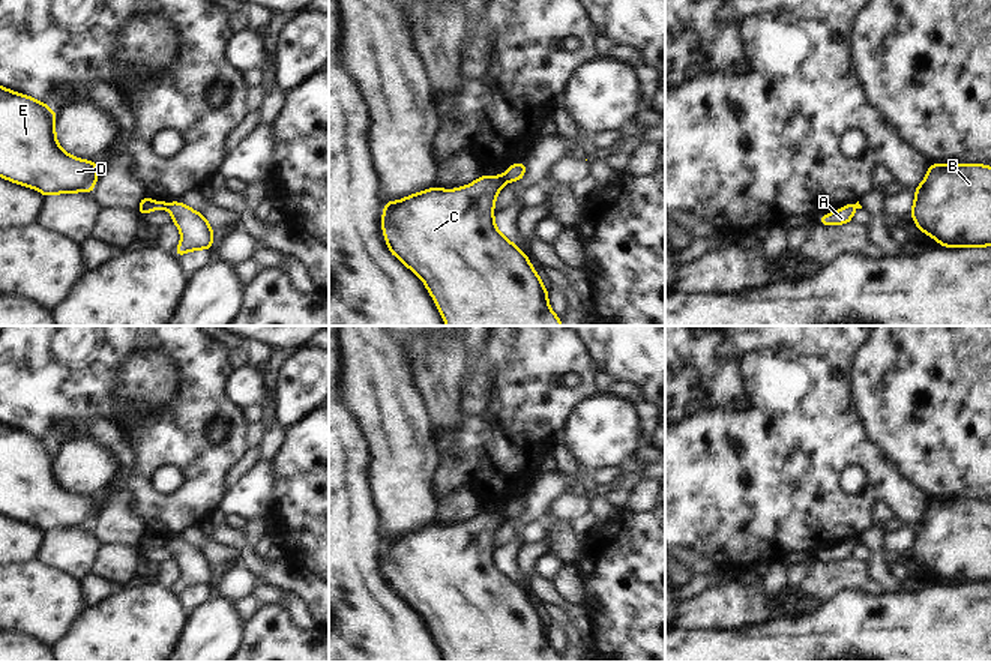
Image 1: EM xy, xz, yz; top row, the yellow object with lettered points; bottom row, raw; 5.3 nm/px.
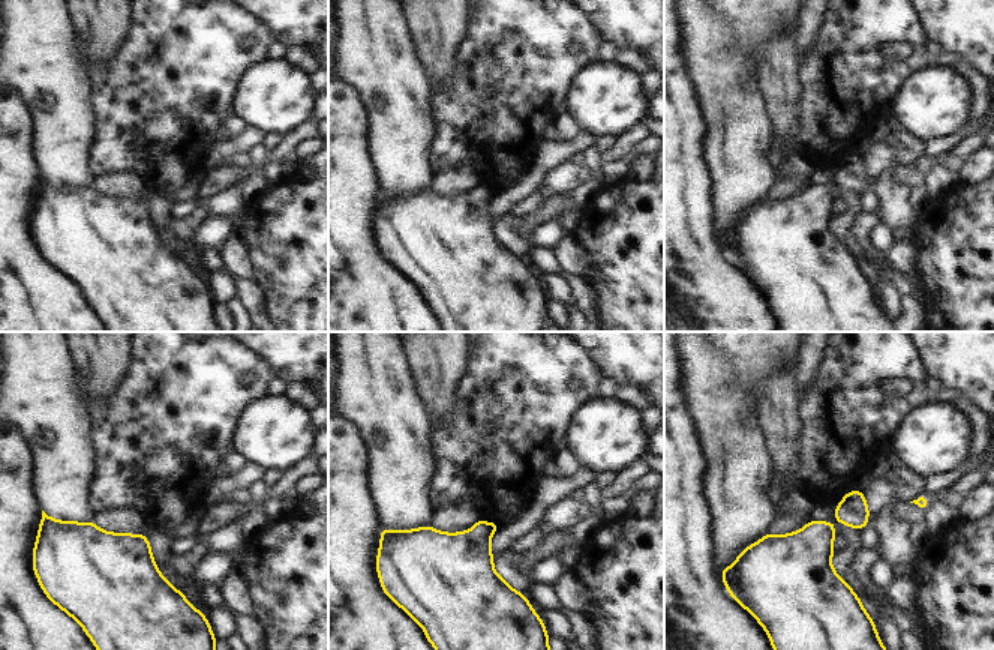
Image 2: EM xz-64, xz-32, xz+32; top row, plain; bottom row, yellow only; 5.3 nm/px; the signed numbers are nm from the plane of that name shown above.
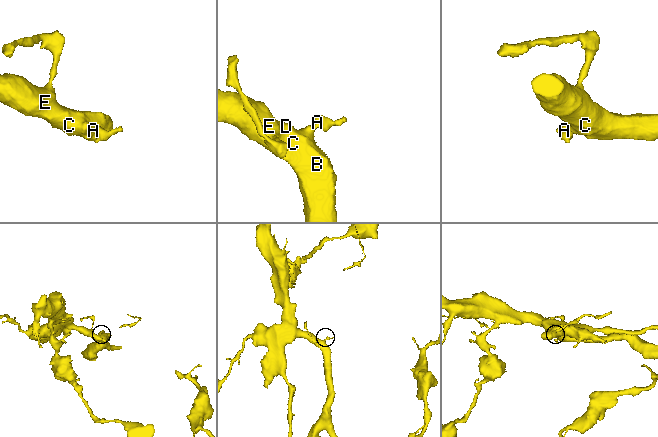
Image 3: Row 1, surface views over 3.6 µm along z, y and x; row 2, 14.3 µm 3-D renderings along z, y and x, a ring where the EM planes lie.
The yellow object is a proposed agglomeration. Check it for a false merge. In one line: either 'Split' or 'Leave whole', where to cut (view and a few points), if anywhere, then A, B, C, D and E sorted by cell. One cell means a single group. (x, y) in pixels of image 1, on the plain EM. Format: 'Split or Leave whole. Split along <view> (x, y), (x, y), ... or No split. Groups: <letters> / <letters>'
Split. Split along xz (502, 512), (506, 518). Groups: A / B C D E.

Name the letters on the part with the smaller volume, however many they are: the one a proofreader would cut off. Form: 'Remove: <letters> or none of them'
Remove: A.

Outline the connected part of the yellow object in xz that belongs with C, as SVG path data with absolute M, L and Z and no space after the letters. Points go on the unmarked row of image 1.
M483 512L458 525L434 522L399 537L386 537L381 561L389 587L425 618L446 662L562 662L530 594L494 560L494 537L506 519L503 512Z

